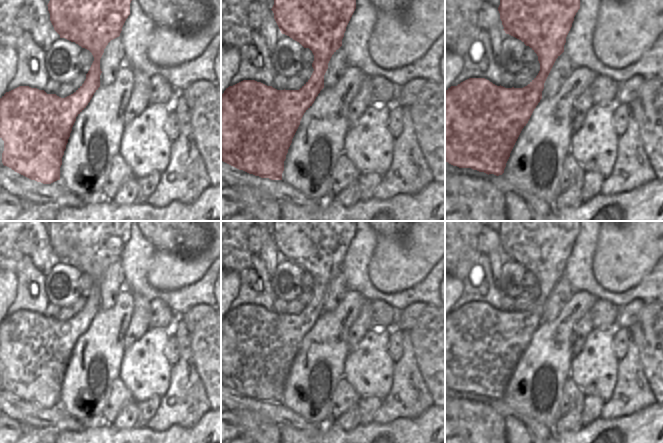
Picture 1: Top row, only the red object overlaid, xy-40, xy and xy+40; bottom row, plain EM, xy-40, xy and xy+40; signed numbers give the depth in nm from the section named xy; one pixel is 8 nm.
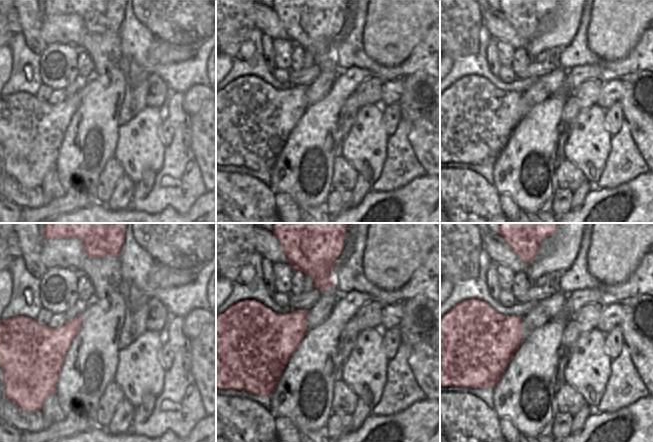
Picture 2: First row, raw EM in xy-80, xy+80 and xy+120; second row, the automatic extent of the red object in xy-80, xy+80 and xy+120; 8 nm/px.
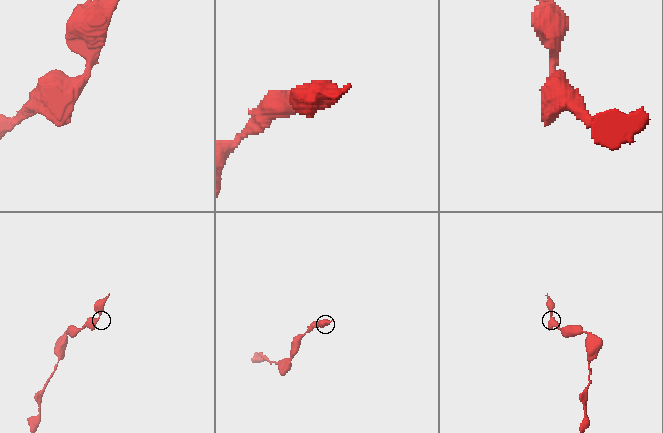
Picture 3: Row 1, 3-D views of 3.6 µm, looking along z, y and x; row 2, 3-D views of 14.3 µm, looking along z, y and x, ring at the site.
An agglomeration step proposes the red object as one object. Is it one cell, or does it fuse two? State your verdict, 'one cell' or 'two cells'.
one cell

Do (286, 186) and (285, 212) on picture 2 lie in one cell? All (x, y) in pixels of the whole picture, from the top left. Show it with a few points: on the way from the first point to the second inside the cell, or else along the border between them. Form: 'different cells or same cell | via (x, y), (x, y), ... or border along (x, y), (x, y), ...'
different cells | border along (275, 193), (286, 193), (299, 207)

